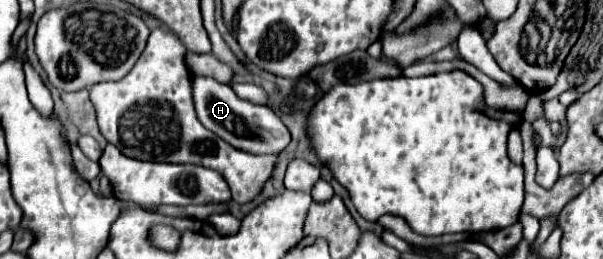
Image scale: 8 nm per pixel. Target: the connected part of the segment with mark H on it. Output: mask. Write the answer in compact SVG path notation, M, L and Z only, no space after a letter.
M193 75L193 99L199 121L213 133L217 133L231 147L241 151L249 151L253 155L279 155L289 143L289 129L281 123L281 119L265 105L255 105L235 95L231 85L219 83L213 77L197 77Z

